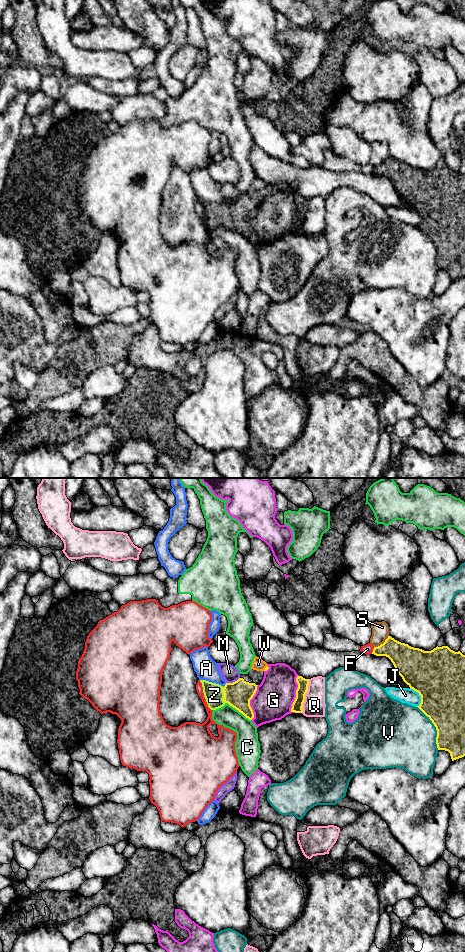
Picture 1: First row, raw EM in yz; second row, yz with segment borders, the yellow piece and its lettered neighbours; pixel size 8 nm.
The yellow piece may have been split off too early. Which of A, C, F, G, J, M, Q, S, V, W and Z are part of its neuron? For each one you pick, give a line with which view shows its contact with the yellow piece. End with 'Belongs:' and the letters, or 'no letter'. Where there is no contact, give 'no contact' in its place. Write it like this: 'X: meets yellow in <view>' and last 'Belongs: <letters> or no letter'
Z: meets yellow in yz
Belongs: Z

